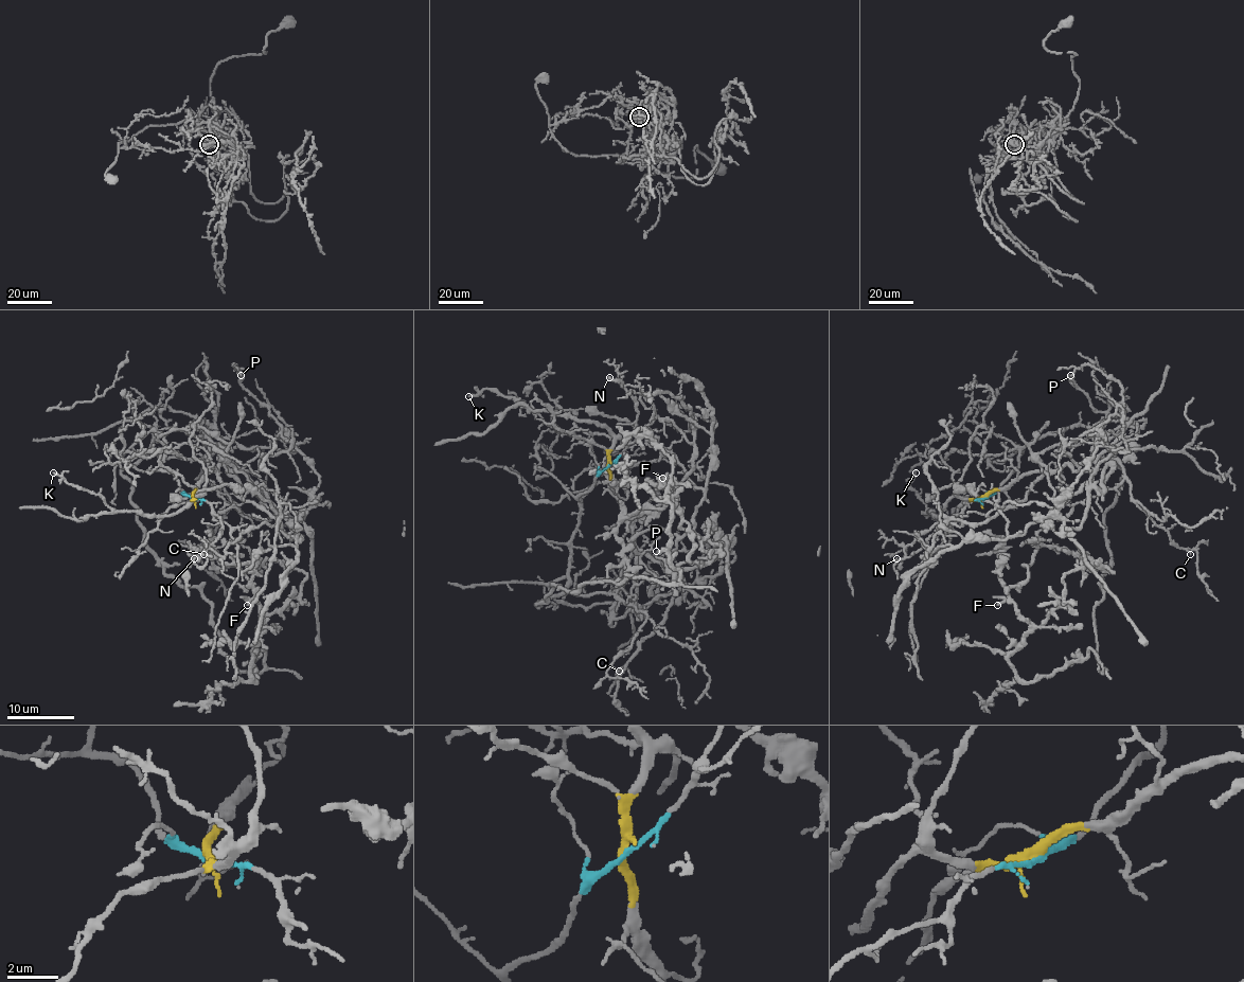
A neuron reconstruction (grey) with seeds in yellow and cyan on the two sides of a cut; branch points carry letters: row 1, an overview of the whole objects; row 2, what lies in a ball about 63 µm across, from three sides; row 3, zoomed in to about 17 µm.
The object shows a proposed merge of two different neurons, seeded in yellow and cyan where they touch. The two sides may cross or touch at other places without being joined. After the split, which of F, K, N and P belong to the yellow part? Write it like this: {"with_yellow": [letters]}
{"with_yellow": ["K", "P"]}

